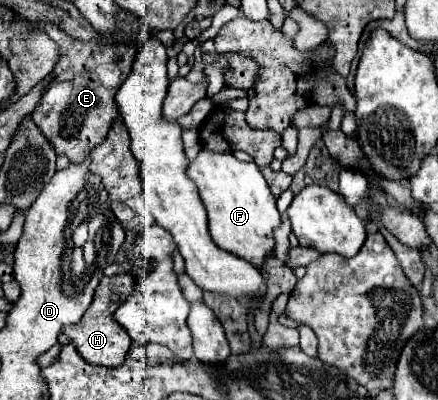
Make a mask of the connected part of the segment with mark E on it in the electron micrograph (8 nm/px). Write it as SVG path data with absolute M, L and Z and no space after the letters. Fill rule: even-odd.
M41 22L35 26L47 32L51 40L59 44L61 60L53 70L55 80L43 92L37 108L33 110L33 122L41 130L41 134L53 144L57 154L65 154L71 164L79 164L87 158L87 152L91 148L105 140L113 120L117 118L115 94L129 76L137 46L121 44L119 50L119 46L109 40L109 36L91 42L81 42L67 36L55 24Z

